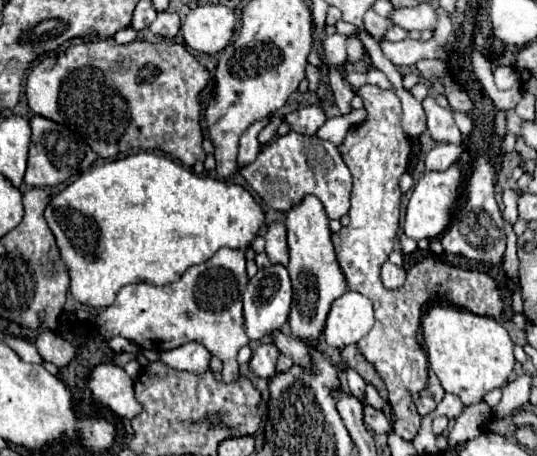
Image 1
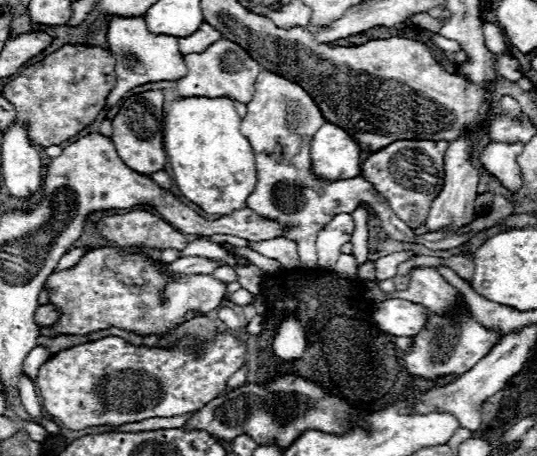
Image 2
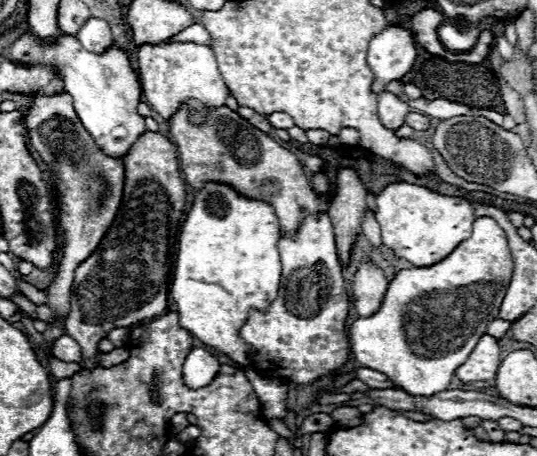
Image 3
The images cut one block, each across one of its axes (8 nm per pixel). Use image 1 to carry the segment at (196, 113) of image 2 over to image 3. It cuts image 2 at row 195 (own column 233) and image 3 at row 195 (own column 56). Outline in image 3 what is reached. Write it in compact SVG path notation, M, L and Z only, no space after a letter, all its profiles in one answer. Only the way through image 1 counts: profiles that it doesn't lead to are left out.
M206 182L200 190L196 190L194 194L194 202L192 208L188 210L184 224L180 228L180 236L178 236L178 254L176 254L176 268L174 268L174 280L170 286L170 298L174 300L174 304L178 306L178 314L180 314L180 324L192 332L192 336L196 336L200 342L204 342L208 348L220 350L224 352L232 362L236 364L248 364L248 350L244 340L240 338L240 328L248 316L250 308L258 308L258 310L266 310L268 304L276 298L278 288L280 288L280 280L282 280L282 262L276 250L276 242L280 240L280 224L278 224L278 216L274 214L274 208L268 202L262 200L250 200L242 194L238 194L232 186L228 184L220 184L220 182Z

